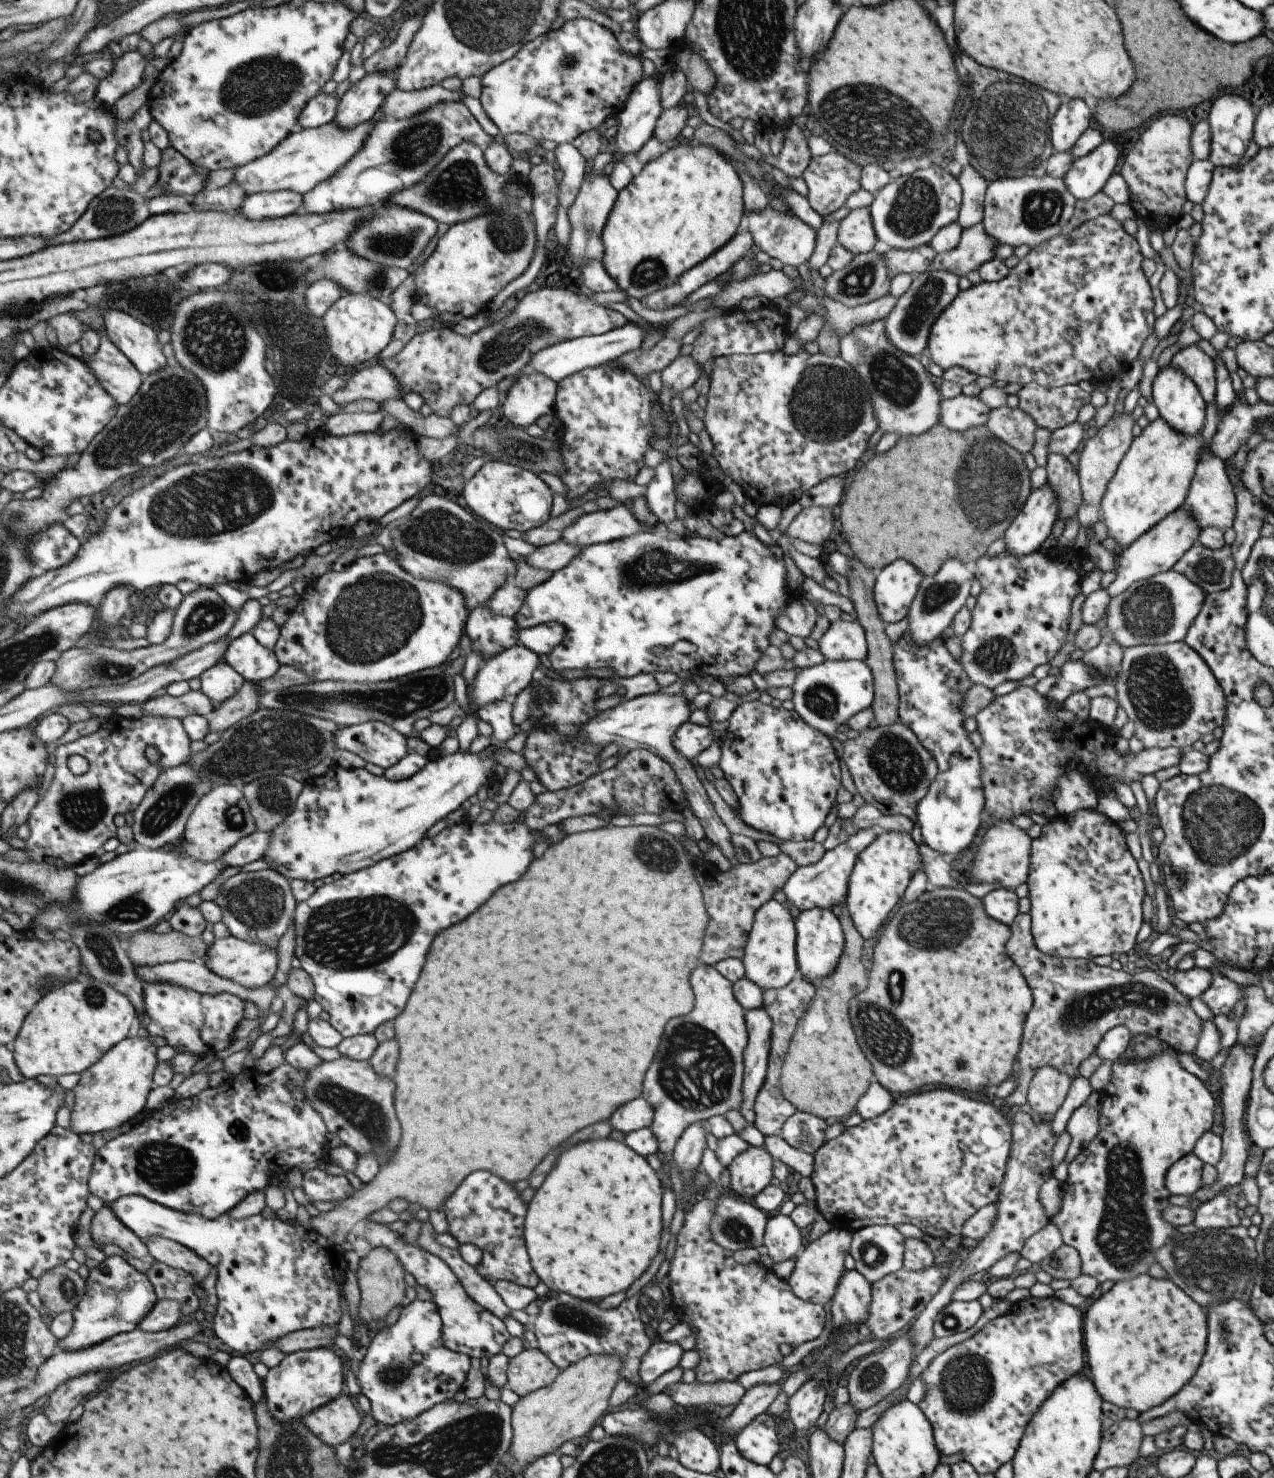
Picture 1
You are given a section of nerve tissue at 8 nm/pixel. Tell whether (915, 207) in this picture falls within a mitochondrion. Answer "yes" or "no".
yes

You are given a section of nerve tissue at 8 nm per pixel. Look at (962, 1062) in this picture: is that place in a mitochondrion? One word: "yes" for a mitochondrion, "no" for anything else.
yes

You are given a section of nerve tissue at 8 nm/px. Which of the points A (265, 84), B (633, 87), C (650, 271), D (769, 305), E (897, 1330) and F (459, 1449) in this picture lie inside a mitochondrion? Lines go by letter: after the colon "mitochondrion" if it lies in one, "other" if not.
A: mitochondrion
B: other
C: mitochondrion
D: other
E: other
F: mitochondrion

